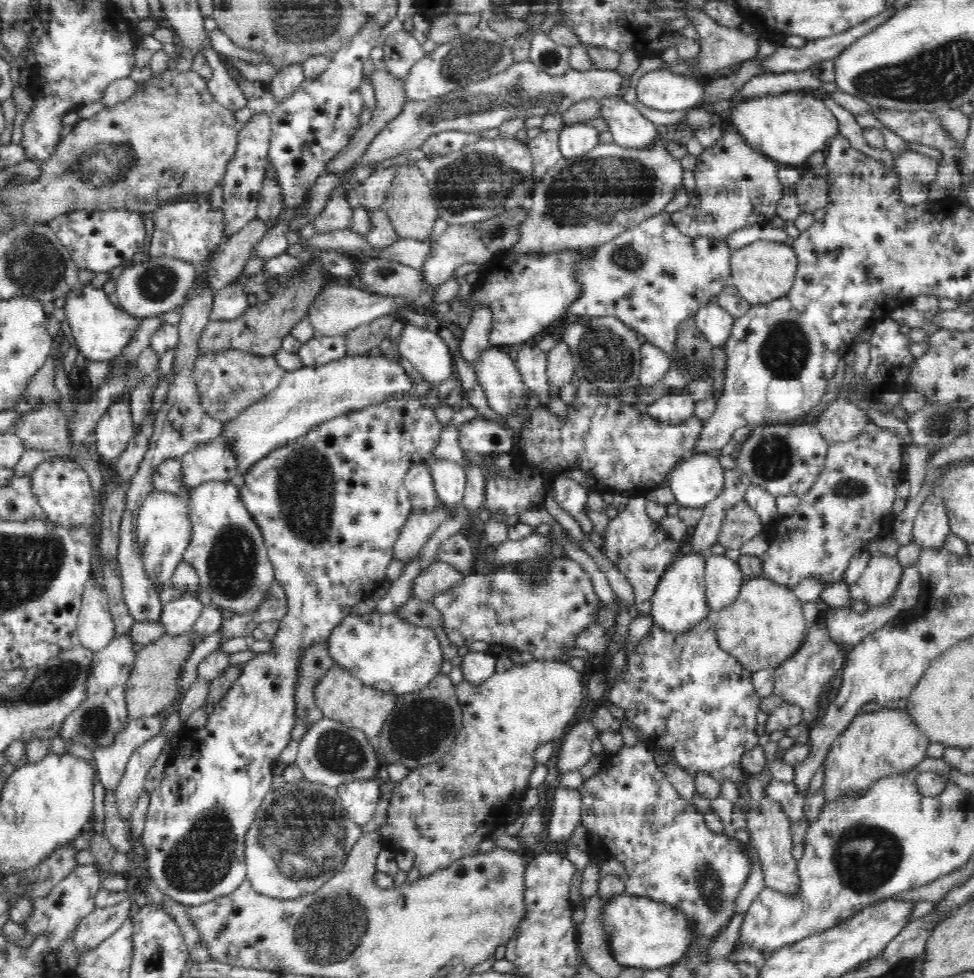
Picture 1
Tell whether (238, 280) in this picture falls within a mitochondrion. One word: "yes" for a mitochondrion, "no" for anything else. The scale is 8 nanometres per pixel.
no

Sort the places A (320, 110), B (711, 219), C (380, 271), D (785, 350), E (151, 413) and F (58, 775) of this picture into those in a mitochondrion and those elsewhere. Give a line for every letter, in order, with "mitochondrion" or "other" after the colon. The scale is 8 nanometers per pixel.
A: other
B: other
C: mitochondrion
D: mitochondrion
E: other
F: other

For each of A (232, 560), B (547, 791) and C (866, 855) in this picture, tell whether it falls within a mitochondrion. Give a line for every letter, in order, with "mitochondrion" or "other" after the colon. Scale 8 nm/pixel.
A: mitochondrion
B: other
C: mitochondrion

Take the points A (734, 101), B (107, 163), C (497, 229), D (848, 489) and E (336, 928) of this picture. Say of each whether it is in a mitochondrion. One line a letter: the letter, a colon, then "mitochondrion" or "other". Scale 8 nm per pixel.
A: other
B: mitochondrion
C: mitochondrion
D: mitochondrion
E: mitochondrion

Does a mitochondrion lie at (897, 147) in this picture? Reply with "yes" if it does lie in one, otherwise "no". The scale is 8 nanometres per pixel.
no

